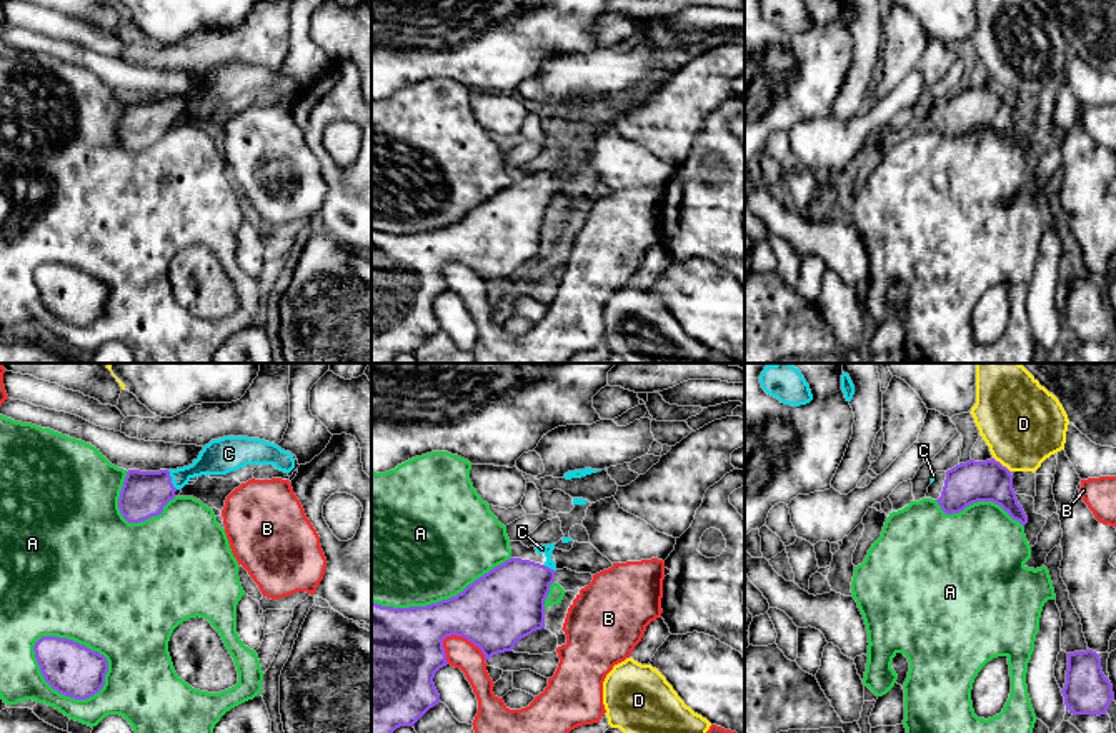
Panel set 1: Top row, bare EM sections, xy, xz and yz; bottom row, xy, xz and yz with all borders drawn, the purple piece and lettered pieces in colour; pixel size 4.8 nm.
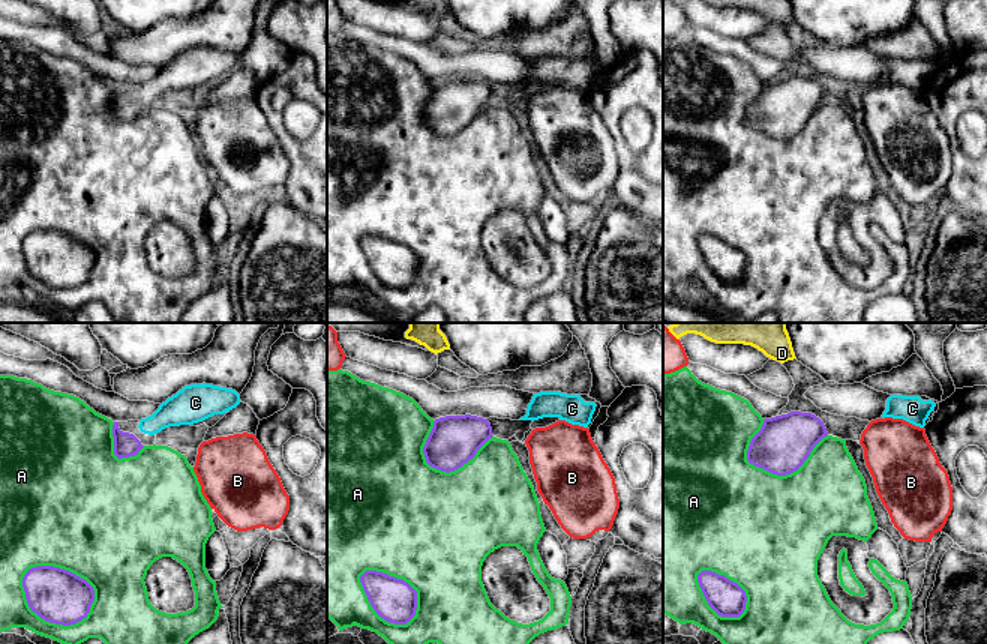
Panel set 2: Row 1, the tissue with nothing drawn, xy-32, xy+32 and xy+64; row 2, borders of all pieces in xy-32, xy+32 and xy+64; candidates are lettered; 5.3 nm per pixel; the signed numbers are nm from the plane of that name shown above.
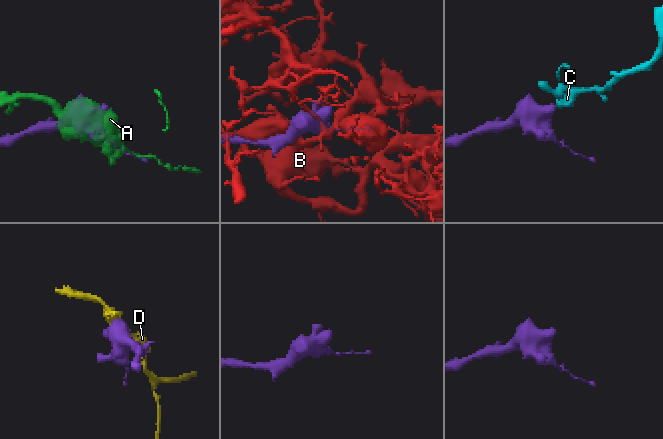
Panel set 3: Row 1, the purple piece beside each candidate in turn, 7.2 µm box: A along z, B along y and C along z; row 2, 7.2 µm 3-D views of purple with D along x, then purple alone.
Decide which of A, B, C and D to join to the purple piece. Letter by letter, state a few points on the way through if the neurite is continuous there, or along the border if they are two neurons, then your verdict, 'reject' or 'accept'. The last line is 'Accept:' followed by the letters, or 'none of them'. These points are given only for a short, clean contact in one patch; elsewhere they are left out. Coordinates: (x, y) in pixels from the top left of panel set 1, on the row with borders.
A: reject
B: reject
C: runs through xy (144, 493), (170, 480), (215, 458); accept
D: border along yz (993, 457), (1010, 472); reject
Accept: C

